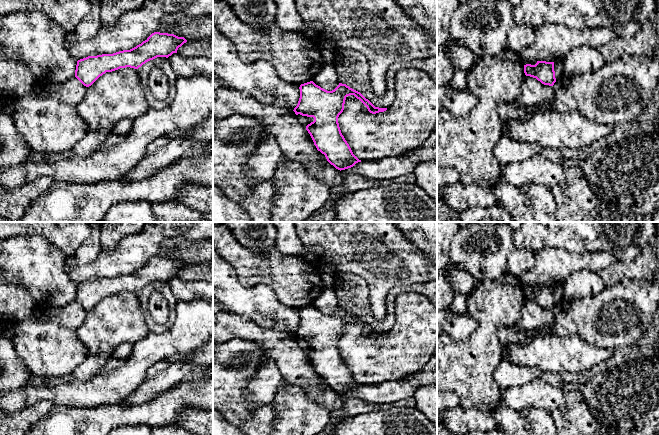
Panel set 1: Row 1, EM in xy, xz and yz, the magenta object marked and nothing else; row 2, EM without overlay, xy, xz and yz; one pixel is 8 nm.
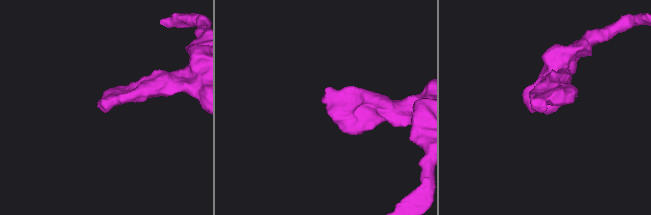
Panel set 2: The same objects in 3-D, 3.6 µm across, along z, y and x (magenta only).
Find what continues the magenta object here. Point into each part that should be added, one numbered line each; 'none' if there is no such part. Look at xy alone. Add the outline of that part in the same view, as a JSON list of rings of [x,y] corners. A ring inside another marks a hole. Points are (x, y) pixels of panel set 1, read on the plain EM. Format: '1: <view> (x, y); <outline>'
none

